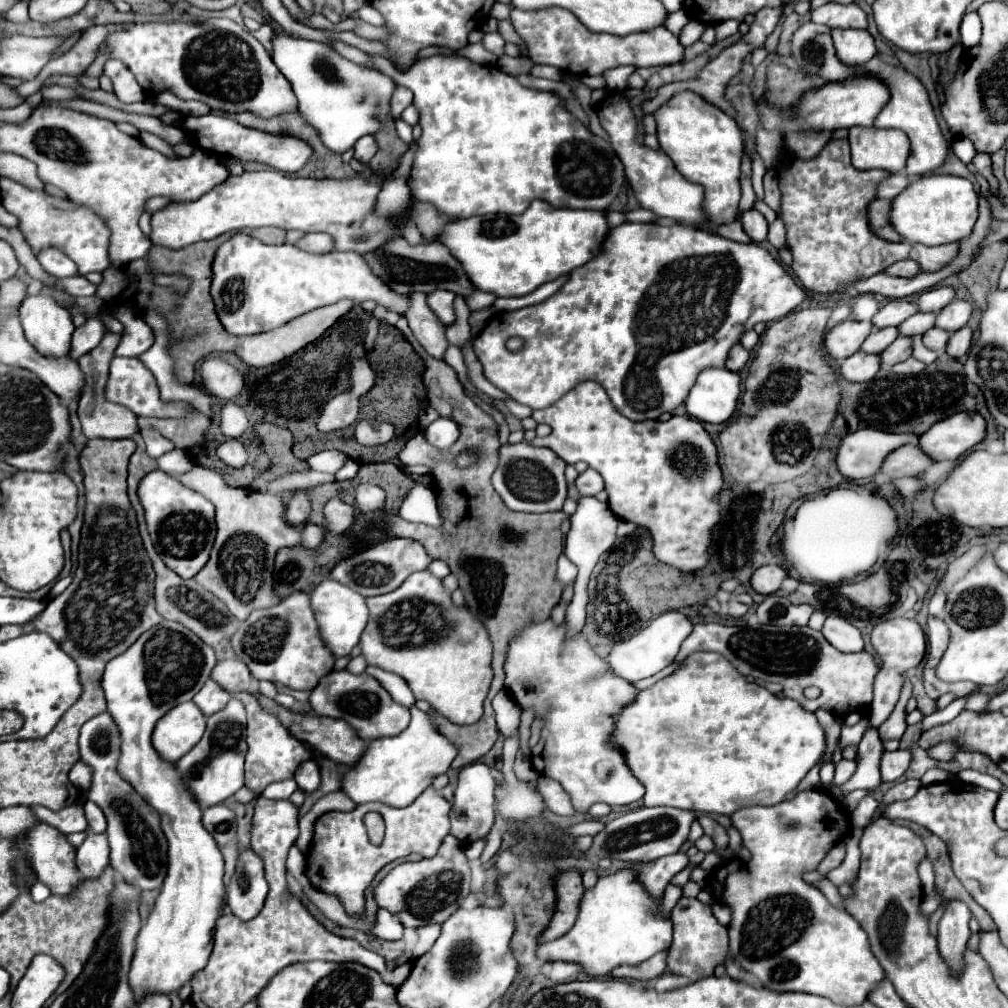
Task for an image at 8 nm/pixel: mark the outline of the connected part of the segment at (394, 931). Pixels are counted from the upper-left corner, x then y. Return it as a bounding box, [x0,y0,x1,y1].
[371,909,403,941]

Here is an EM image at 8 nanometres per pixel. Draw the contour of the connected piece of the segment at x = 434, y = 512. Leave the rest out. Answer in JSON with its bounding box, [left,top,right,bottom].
[399,482,441,526]

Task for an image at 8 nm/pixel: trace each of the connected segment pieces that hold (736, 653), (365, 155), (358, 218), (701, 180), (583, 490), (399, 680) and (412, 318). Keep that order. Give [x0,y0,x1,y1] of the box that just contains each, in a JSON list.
[[677,623,879,717],[355,135,377,163],[151,171,399,253],[655,93,743,223],[575,469,603,497],[365,665,415,707],[407,293,449,359]]

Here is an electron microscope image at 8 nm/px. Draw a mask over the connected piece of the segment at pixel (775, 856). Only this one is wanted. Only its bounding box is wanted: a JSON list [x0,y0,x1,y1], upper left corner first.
[713,789,885,1005]

